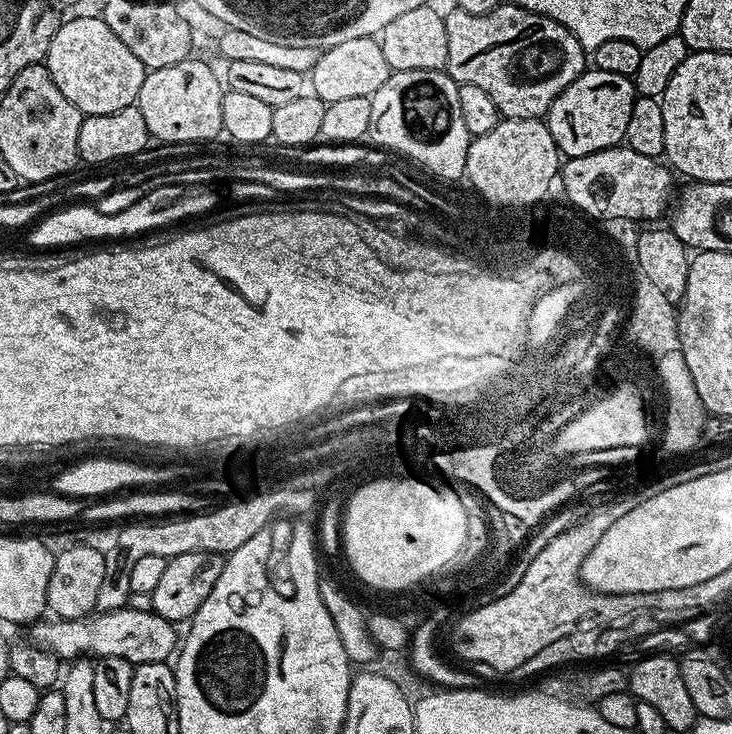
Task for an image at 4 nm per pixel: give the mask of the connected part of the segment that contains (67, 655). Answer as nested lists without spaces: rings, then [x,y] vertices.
[[[122,607],[117,612],[96,612],[82,620],[41,618],[31,625],[31,643],[50,650],[61,661],[77,658],[103,658],[113,656],[128,660],[134,666],[146,662],[168,662],[178,648],[177,625],[154,611],[143,612]]]

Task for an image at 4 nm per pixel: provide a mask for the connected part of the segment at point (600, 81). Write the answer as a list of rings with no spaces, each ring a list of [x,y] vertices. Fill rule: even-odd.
[[[589,67],[550,106],[546,123],[554,142],[565,157],[594,154],[598,150],[615,148],[624,140],[630,122],[630,110],[637,98],[631,75]]]

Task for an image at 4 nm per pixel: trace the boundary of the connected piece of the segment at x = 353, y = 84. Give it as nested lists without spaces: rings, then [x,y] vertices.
[[[351,36],[346,42],[338,42],[338,46],[323,49],[310,73],[310,88],[325,105],[339,102],[341,98],[373,96],[393,71],[376,36]]]

